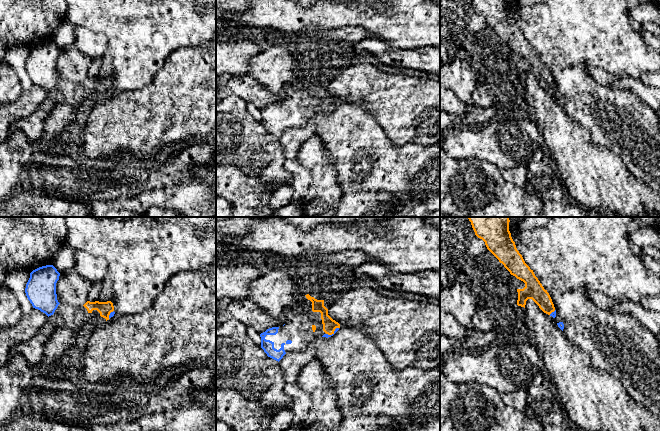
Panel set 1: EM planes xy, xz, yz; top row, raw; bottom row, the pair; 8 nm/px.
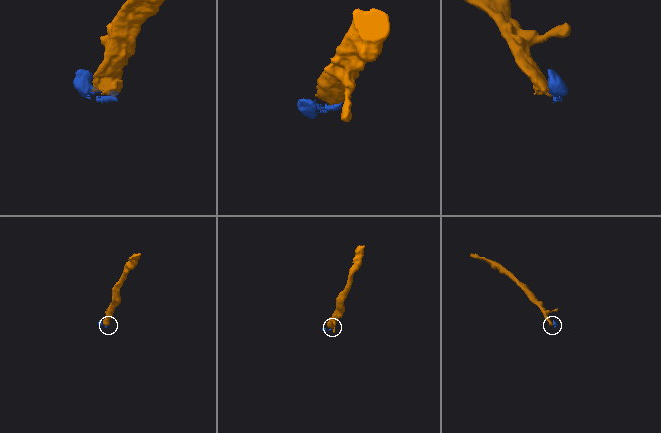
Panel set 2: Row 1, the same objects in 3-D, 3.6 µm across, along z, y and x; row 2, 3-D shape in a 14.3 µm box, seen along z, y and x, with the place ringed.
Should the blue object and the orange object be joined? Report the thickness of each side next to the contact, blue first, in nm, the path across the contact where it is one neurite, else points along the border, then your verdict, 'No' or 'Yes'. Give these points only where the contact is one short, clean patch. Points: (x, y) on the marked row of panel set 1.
Thickness 30 nm (blue) against 110 nm. Path across: xz (325, 335), (332, 334), (329, 325). Yes

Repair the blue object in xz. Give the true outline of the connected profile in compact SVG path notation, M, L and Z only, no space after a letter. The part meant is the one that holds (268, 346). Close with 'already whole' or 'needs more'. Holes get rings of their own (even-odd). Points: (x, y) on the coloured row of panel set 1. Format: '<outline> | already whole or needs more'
M279 327L269 328L265 332L261 333L260 337L261 337L261 348L267 354L267 356L279 362L286 354L284 350L285 343L282 343L281 348L277 350L274 348L274 342L265 339L267 335L276 335L278 333L278 329Z | already whole

